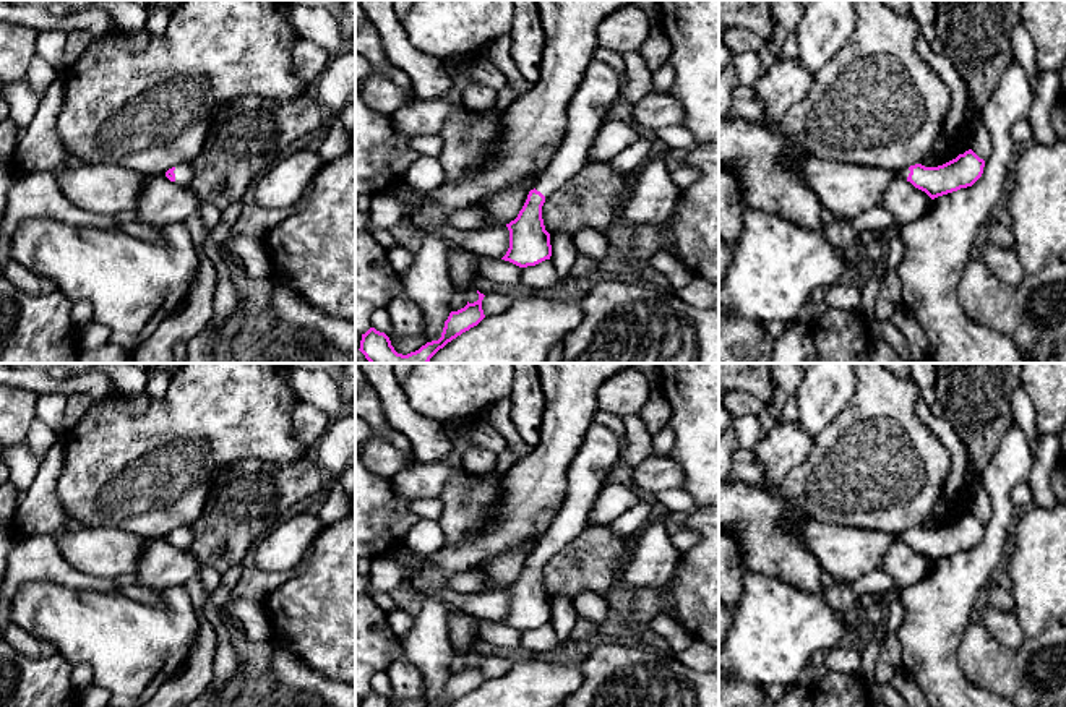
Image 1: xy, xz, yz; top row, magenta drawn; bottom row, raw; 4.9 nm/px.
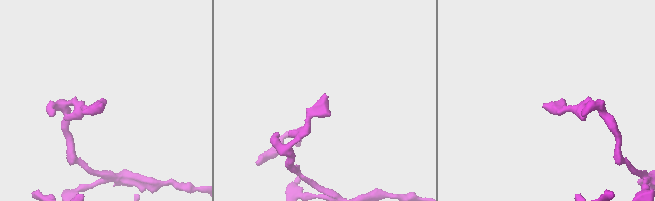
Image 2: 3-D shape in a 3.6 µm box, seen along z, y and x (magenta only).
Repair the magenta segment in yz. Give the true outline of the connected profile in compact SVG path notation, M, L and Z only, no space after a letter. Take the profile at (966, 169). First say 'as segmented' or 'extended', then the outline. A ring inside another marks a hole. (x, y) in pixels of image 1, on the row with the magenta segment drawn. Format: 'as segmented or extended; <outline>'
extended; M969 149L943 165L925 167L915 164L896 172L894 177L910 182L915 188L935 199L972 186L982 177L983 167L985 161Z

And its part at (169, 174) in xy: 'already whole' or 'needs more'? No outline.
needs more

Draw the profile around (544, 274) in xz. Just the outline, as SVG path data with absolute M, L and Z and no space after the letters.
M550 259L535 266L522 268L521 284L531 289L550 289L560 281L558 272Z

